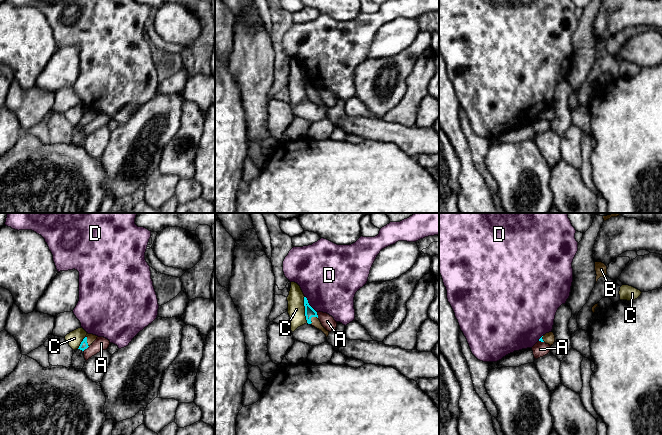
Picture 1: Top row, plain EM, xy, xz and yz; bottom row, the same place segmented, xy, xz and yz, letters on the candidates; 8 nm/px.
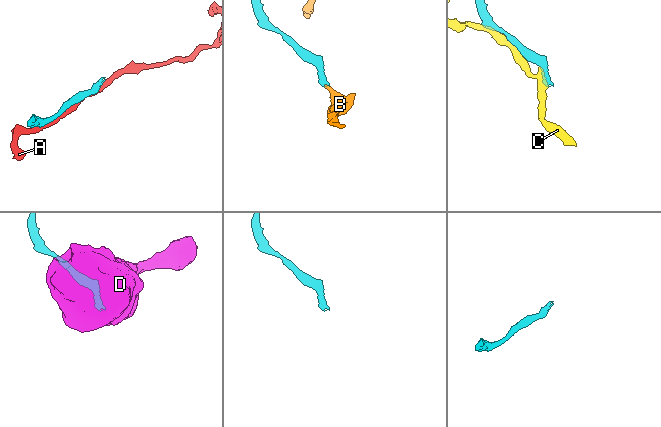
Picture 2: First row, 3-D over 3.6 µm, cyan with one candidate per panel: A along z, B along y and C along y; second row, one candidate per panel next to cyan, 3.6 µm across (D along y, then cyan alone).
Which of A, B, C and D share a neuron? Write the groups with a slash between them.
A / B / C / D

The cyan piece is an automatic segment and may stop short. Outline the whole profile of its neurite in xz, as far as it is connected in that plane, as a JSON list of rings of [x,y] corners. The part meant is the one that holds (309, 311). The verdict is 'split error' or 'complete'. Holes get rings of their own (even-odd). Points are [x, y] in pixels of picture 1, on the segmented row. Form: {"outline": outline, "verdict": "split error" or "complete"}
{"outline": [[[304,297],[304,306],[305,306],[305,316],[306,316],[307,323],[321,330],[326,335],[326,337],[328,337],[329,331],[327,331],[322,326],[320,320],[318,319],[317,312],[309,305],[306,297]]], "verdict": "split error"}

